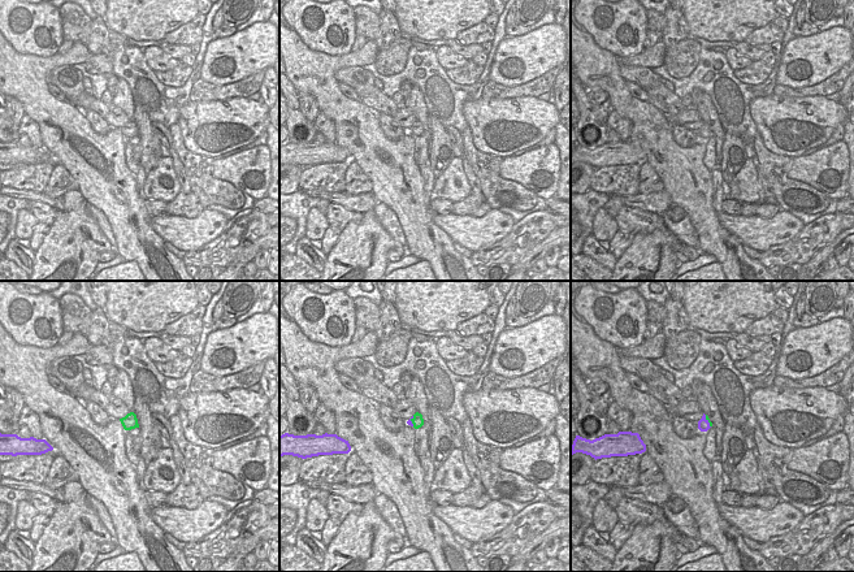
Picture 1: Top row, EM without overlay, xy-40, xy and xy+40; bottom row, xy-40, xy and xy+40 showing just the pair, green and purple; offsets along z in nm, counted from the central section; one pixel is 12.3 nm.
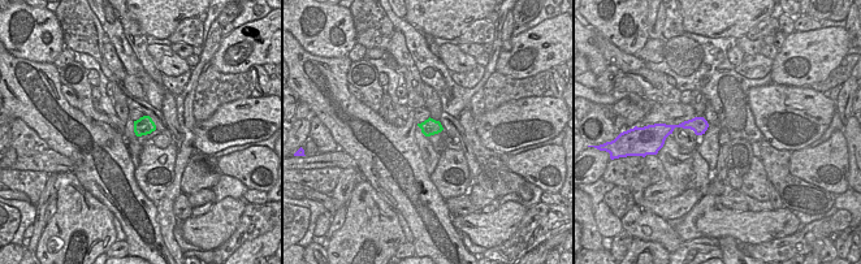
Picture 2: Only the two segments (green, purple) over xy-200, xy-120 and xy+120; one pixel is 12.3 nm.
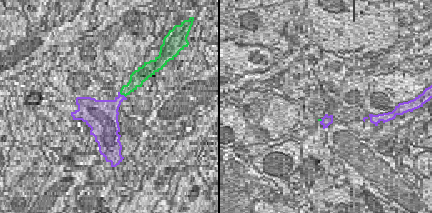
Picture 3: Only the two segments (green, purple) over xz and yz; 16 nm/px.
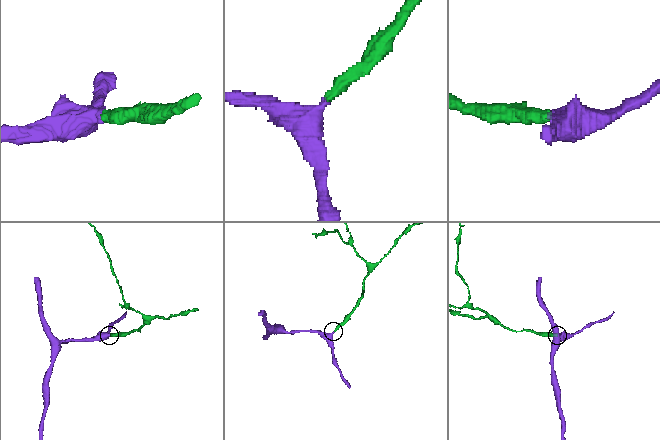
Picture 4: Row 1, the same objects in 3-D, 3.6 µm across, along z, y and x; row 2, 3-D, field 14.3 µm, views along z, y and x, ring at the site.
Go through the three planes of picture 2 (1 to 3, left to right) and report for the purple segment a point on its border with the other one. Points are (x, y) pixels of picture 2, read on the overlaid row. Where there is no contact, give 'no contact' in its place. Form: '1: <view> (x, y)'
1: no contact
2: no contact
3: no contact

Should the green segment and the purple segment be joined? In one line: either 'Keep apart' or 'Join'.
Join

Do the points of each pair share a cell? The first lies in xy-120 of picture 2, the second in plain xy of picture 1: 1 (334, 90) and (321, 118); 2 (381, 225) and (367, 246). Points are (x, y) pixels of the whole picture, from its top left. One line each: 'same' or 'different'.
1: different
2: same

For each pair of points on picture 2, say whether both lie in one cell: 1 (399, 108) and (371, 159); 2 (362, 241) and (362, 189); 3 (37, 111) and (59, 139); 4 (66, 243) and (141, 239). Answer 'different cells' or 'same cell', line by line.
1: different cells
2: same cell
3: same cell
4: different cells

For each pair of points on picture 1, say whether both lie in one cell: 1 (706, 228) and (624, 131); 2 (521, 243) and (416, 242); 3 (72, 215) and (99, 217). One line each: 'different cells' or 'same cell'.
1: different cells
2: different cells
3: different cells

